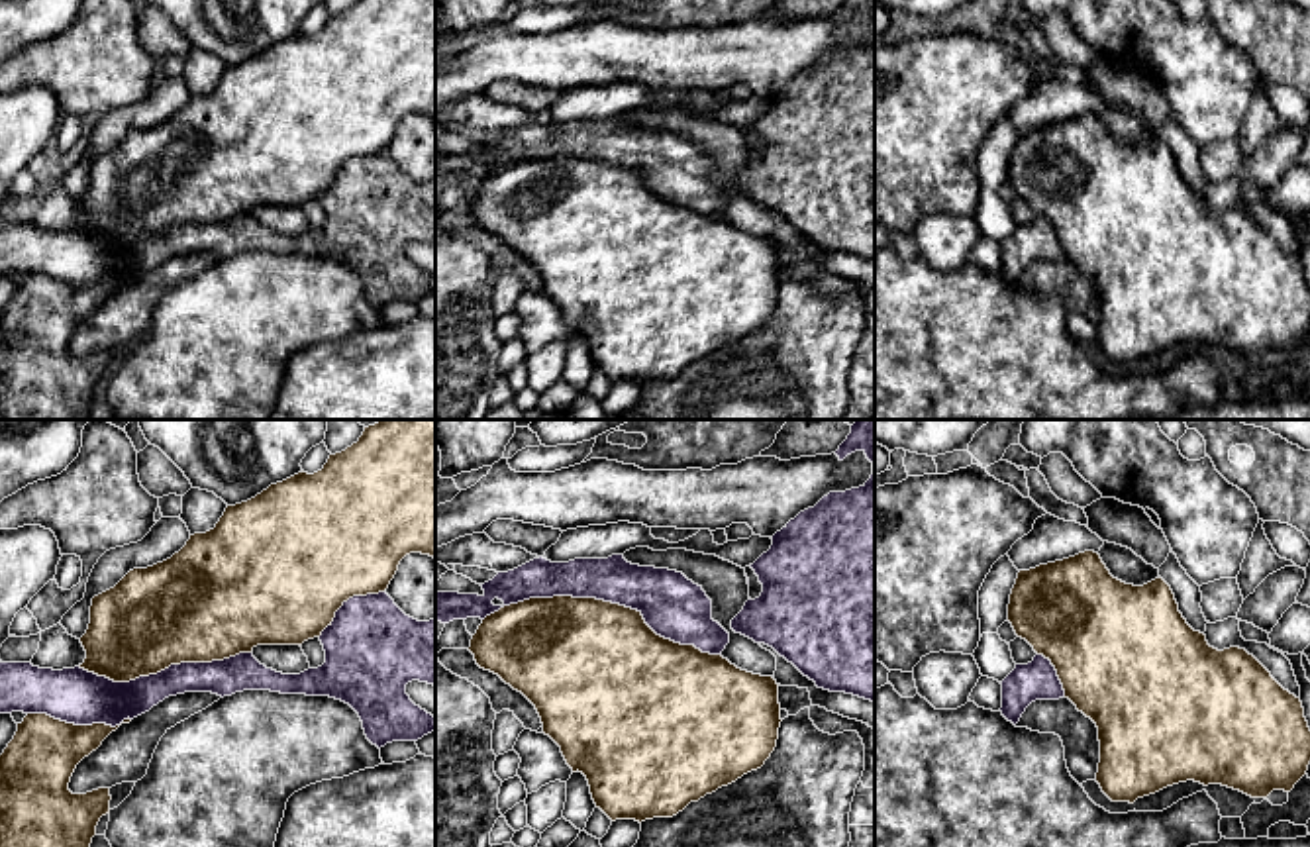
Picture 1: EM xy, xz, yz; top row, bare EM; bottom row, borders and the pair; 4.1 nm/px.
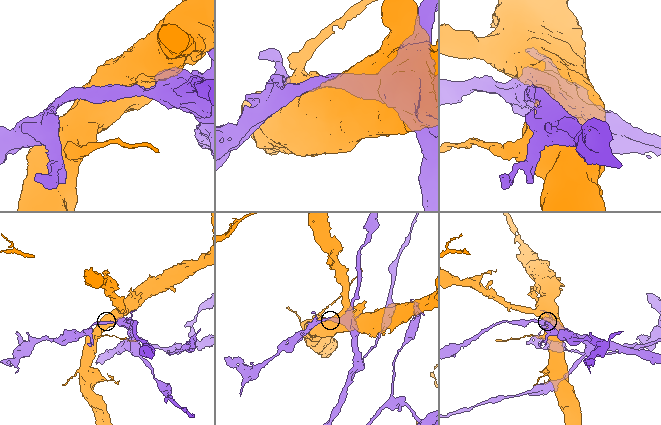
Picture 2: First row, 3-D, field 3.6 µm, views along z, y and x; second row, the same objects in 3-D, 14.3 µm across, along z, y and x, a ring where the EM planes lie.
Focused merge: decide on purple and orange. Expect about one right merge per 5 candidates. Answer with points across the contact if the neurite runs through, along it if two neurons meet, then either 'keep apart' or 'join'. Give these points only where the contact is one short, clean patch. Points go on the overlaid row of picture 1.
keep apart

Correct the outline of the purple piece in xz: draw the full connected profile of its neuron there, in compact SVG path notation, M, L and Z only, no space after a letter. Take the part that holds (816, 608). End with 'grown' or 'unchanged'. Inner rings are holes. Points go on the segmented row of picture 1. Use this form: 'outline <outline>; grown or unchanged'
outline M857 420L835 455L843 461L855 451L863 451L873 463L871 478L859 488L830 492L771 537L771 549L749 565L763 592L745 602L731 620L731 629L773 647L818 688L875 702L875 420Z; unchanged

